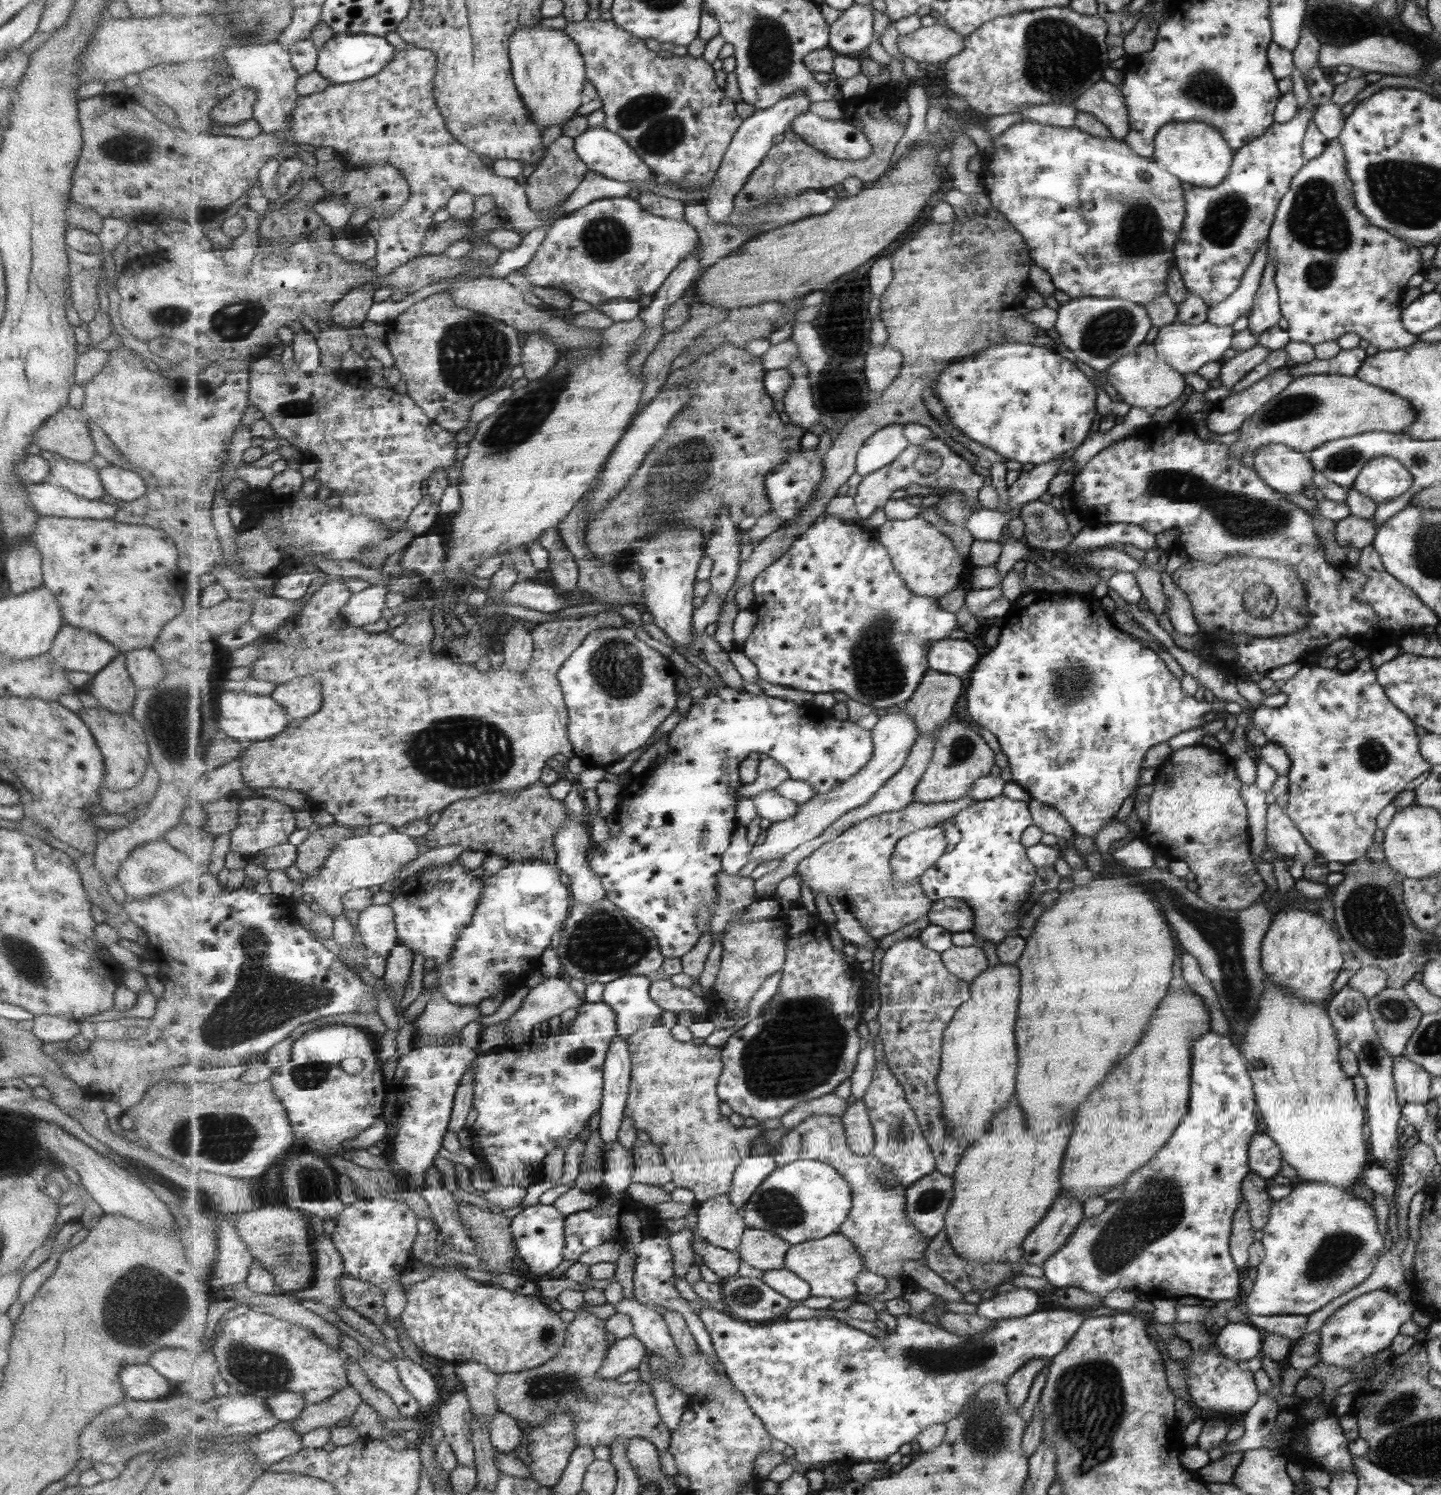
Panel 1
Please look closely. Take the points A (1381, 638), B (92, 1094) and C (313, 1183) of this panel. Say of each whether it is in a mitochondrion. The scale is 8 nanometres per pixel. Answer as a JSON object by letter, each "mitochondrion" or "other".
{"A":"other","B":"other","C":"mitochondrion"}

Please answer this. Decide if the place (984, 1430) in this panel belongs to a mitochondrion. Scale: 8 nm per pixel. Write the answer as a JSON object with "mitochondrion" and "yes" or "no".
{"mitochondrion":"yes"}

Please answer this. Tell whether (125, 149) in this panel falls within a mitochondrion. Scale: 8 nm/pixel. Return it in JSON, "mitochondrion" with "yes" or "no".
{"mitochondrion":"yes"}

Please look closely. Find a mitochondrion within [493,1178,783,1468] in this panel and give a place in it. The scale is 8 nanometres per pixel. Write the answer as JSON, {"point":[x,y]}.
{"point":[543,1389]}

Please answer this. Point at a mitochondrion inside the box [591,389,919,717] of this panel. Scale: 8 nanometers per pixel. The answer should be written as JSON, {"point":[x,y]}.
{"point":[682,474]}

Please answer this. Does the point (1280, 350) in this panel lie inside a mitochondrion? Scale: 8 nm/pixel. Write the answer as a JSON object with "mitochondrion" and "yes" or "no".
{"mitochondrion":"no"}

